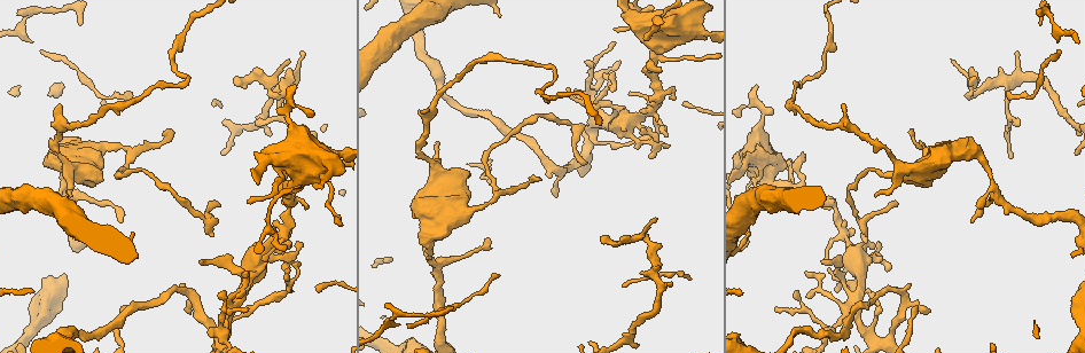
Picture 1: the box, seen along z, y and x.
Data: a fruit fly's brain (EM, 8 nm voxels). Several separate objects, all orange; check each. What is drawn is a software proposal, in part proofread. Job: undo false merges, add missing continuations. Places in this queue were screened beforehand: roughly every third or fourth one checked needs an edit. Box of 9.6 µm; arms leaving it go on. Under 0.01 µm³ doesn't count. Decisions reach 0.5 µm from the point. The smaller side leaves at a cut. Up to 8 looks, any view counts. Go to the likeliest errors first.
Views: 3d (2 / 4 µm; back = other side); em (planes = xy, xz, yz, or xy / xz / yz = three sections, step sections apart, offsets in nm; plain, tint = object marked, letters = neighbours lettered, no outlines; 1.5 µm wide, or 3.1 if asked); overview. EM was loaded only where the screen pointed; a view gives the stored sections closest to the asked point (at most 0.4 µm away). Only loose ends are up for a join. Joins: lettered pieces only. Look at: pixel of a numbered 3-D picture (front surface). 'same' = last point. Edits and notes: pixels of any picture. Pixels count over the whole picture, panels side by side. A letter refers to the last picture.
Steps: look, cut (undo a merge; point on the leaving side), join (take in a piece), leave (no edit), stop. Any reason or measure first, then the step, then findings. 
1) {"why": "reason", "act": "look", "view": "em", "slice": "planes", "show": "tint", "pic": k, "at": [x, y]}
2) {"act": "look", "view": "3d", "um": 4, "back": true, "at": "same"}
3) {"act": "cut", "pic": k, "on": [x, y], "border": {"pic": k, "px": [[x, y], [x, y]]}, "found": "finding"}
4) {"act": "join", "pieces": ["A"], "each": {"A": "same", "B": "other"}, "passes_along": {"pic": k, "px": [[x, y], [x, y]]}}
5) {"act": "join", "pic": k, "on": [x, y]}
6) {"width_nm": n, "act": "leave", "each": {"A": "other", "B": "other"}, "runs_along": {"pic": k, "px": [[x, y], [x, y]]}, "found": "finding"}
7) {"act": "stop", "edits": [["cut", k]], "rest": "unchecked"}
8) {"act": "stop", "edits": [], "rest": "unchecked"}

{"why": "thin end", "act": "look", "view": "3d", "um": 4, "pic": 1, "at": [803, 151]}

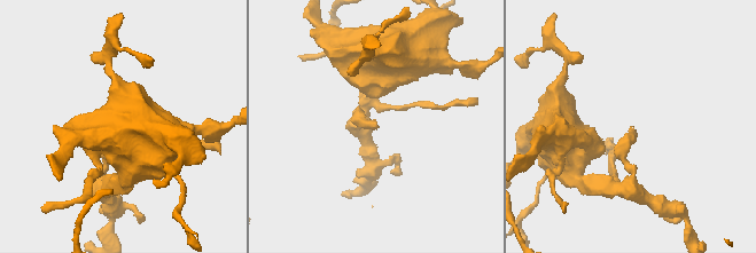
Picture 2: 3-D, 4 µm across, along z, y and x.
{"act": "look", "view": "em", "slice": "planes", "show": "letters", "pic": 2, "at": [631, 128]}

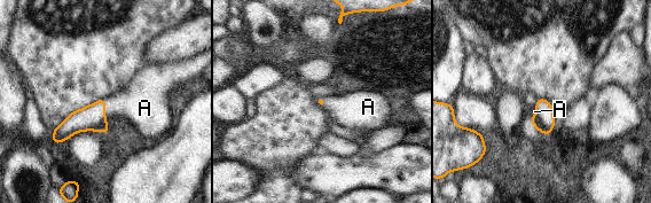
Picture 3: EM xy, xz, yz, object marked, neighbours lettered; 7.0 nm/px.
{"act": "join", "pic": 3, "on": [139, 109], "each": {"A": "same"}, "found": "the neuron continues"}

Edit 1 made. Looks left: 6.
{"why": "redraw", "act": "look", "view": "overview"}

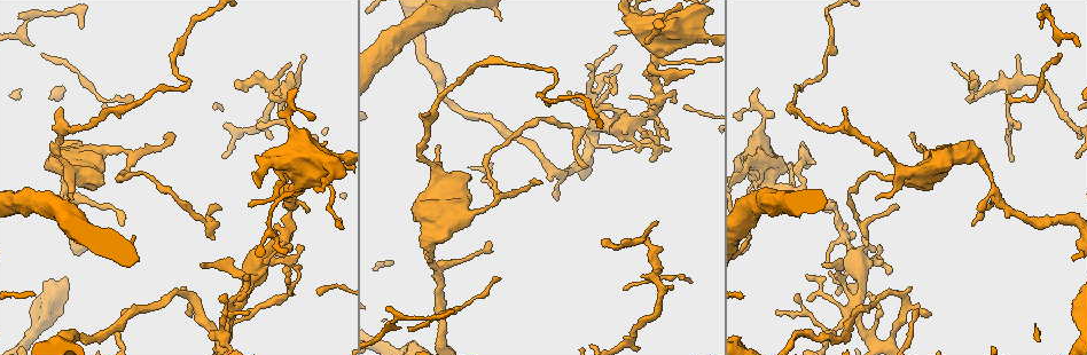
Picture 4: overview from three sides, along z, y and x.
{"why": "abrupt turn", "act": "look", "view": "3d", "um": 4, "pic": 4, "at": [972, 96]}

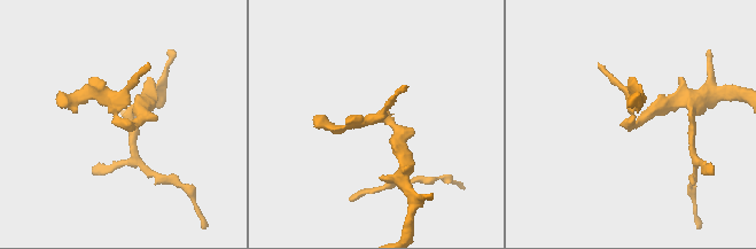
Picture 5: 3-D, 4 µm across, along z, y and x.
{"act": "look", "view": "em", "slice": "planes", "show": "plain", "pic": 5, "at": [390, 122]}

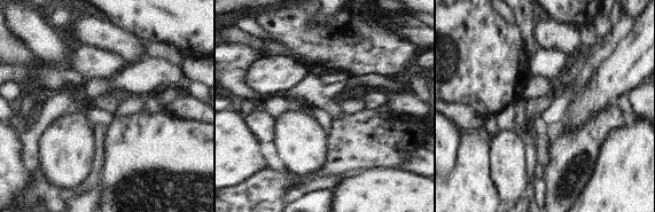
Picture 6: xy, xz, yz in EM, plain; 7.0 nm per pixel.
{"why": "what lies round it", "act": "look", "view": "em", "slice": "planes", "show": "letters", "at": "same"}

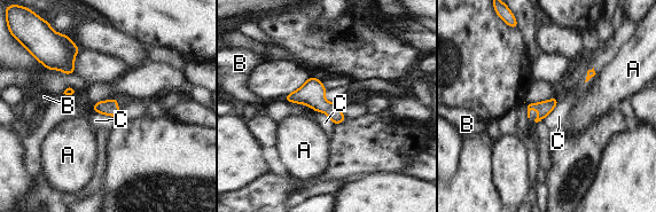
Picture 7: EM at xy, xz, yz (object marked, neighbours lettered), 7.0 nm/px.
{"width_nm": 110, "act": "leave", "each": {"A": "other", "B": "other", "C": "other"}, "border": {"pic": 7, "px": [[314, 110], [322, 111], [334, 125]]}, "found": "continuous, no second neuron"}

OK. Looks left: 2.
{"why": "arms part here", "act": "look", "view": "em", "slice": "xy", "step": 4, "show": "plain", "pic": 4, "at": [845, 238]}

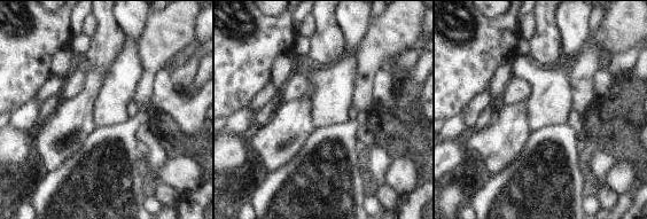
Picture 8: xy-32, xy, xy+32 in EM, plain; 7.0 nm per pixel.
{"act": "look", "view": "em", "slice": "xy", "step": 4, "show": "letters", "at": "same"}

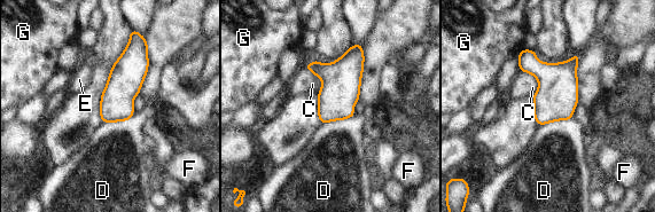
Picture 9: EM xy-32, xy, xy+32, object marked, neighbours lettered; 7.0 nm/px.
{"width_nm": 220, "act": "leave", "each": {"C": "other", "D": "other", "E": "other", "F": "other", "G": "other"}, "found": "all the same neuron"}

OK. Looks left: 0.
{"act": "stop", "edits": [["join", 3]], "rest": "unchecked"}

